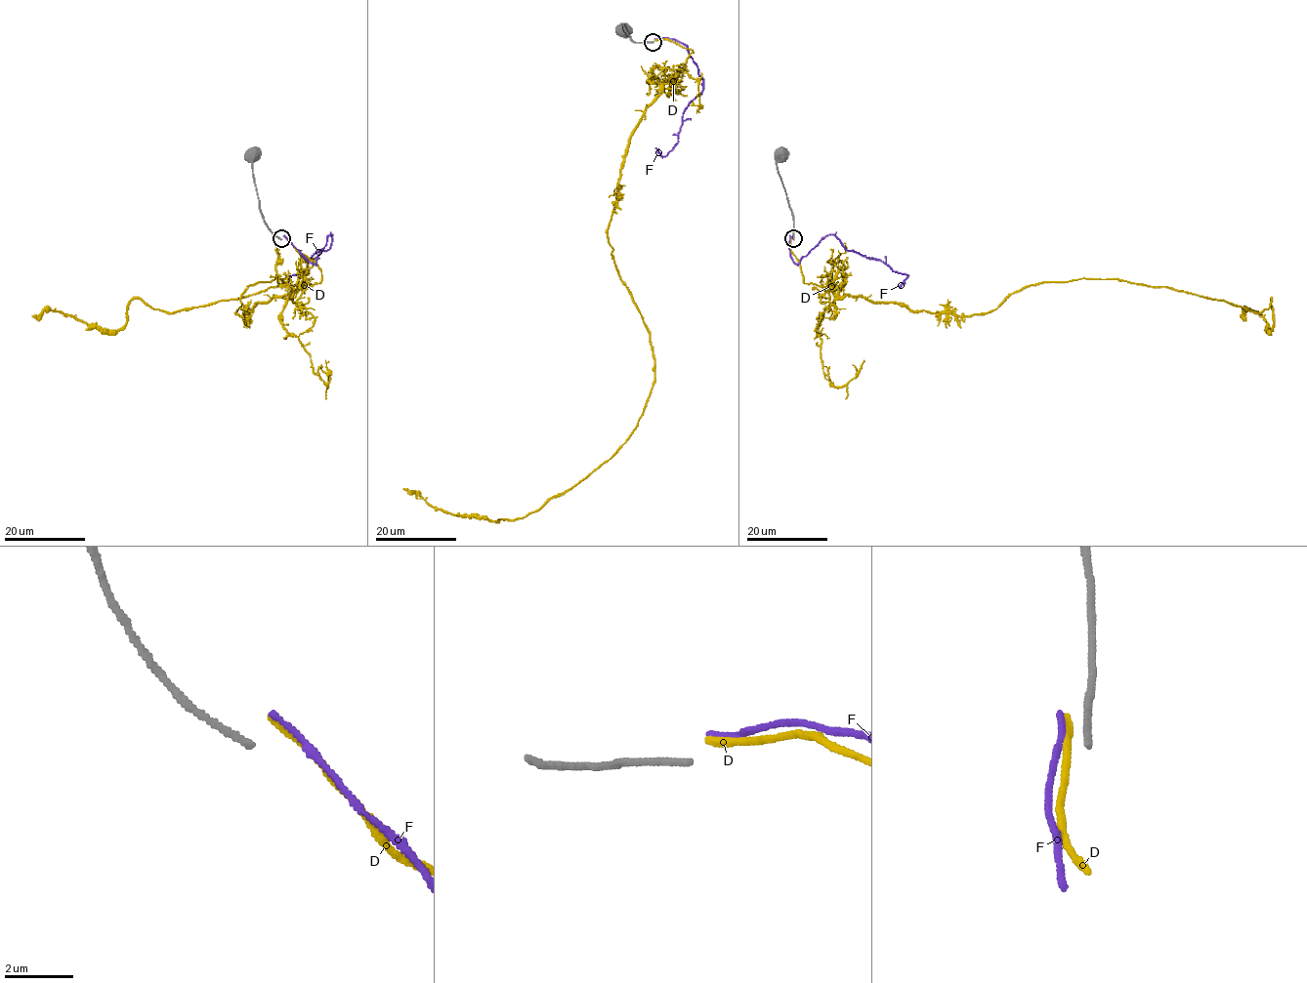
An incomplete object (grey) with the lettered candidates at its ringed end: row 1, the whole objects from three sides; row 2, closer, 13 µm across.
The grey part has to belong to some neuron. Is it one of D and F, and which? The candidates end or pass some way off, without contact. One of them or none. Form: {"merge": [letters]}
{"merge": []}

